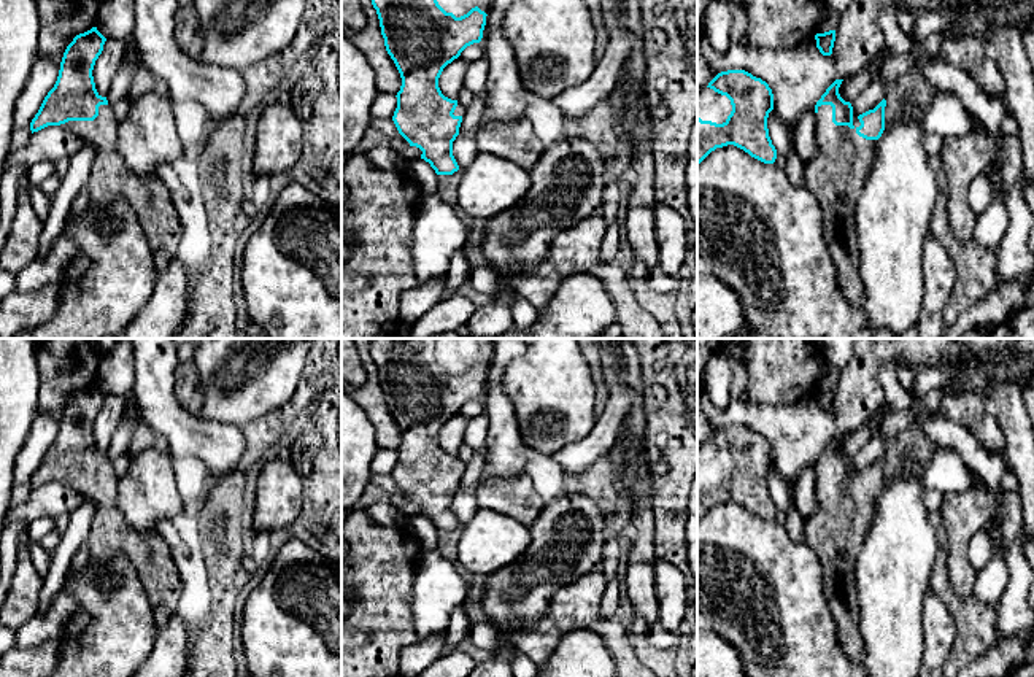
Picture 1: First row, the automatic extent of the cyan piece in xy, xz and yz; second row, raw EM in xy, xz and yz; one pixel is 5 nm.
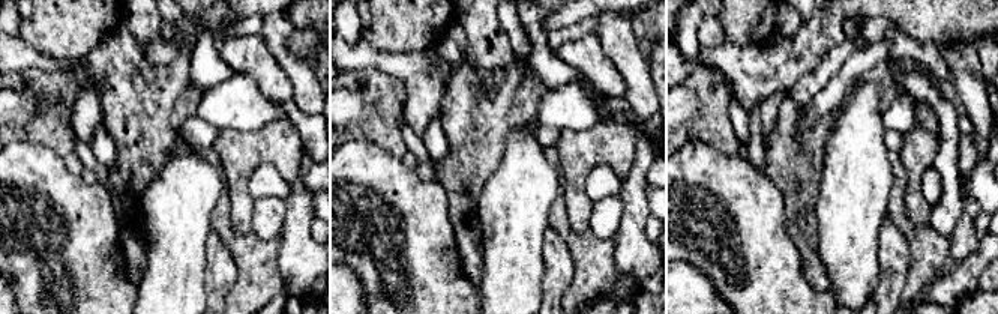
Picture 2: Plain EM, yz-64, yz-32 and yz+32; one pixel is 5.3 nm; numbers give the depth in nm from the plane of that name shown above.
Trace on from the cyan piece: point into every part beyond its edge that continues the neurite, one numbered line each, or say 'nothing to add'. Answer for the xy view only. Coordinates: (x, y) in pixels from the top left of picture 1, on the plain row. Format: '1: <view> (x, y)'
1: xy (110, 533)

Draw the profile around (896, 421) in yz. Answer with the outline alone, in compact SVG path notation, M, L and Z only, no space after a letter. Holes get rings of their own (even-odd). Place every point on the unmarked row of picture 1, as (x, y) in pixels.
M951 381L942 388L934 388L921 396L905 412L891 412L882 421L877 434L856 453L851 459L853 470L859 472L869 466L874 466L885 453L894 437L904 429L915 426L916 418L926 412L937 415L940 400L945 394L963 394L963 386L958 381Z

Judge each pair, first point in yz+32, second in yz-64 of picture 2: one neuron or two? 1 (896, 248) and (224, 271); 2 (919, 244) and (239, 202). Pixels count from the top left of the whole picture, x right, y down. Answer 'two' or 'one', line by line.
1: one
2: two

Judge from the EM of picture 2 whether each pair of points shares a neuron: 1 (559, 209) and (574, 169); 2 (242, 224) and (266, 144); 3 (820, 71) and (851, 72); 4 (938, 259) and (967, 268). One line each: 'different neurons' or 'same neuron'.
1: different neurons
2: same neuron
3: different neurons
4: different neurons

